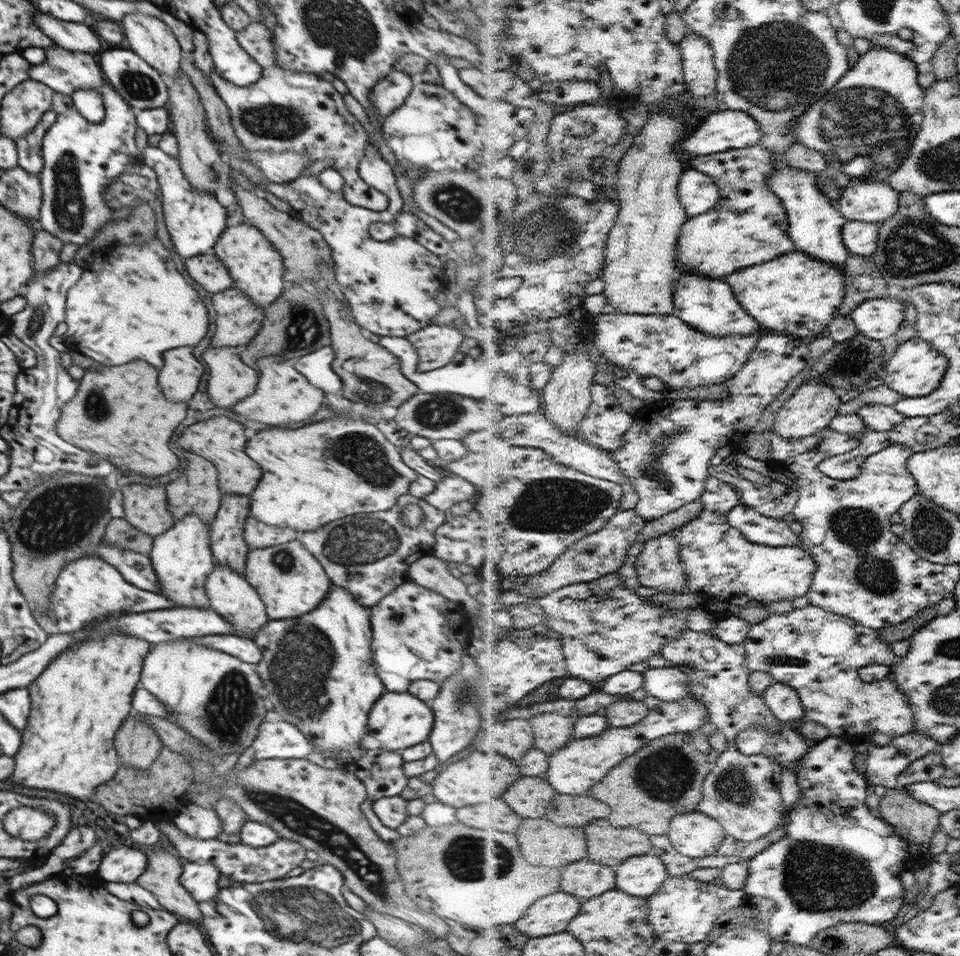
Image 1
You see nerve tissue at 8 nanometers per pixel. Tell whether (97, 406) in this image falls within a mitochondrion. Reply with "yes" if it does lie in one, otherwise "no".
yes

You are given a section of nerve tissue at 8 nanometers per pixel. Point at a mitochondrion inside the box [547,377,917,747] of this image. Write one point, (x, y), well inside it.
(861, 530)

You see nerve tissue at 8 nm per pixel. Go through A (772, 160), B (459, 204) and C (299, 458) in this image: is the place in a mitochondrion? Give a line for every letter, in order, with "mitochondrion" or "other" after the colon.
A: other
B: mitochondrion
C: other

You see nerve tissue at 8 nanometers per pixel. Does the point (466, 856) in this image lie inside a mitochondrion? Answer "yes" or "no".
yes

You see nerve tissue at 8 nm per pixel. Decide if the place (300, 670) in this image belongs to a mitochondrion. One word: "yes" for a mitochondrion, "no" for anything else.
yes

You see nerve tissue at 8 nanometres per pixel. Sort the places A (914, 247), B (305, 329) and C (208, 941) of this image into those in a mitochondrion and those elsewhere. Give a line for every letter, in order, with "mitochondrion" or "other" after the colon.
A: mitochondrion
B: mitochondrion
C: other

